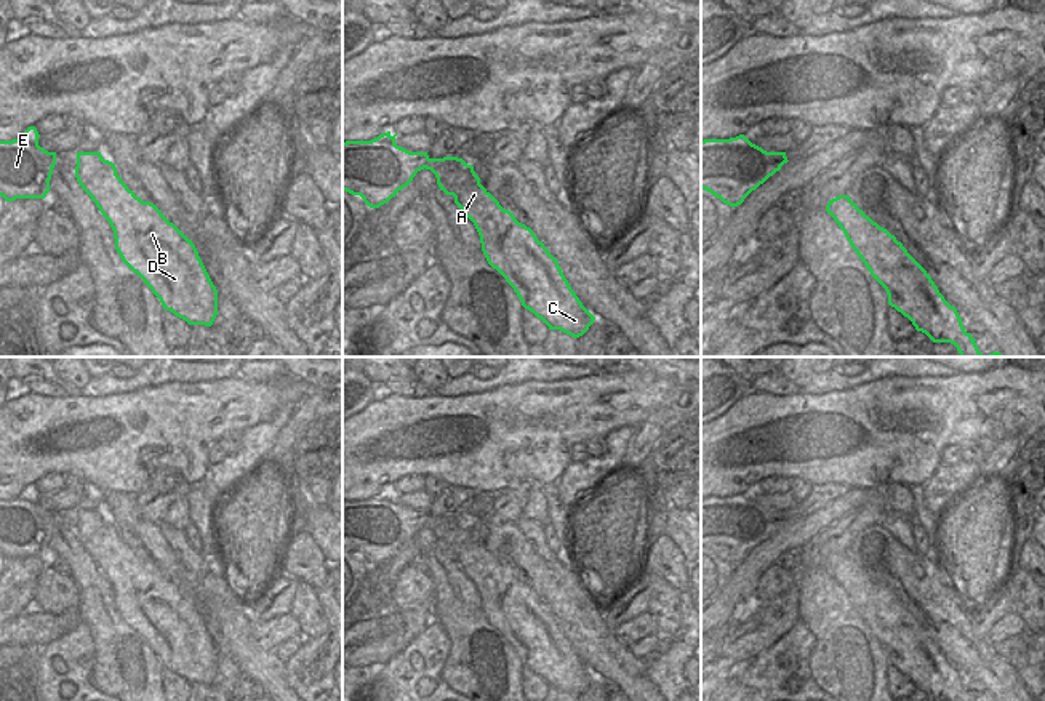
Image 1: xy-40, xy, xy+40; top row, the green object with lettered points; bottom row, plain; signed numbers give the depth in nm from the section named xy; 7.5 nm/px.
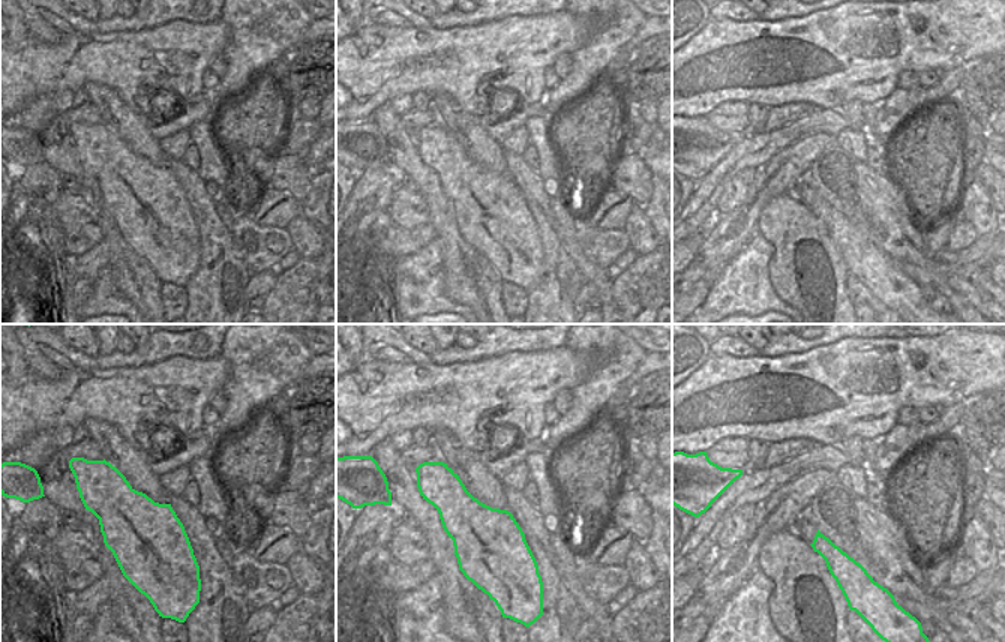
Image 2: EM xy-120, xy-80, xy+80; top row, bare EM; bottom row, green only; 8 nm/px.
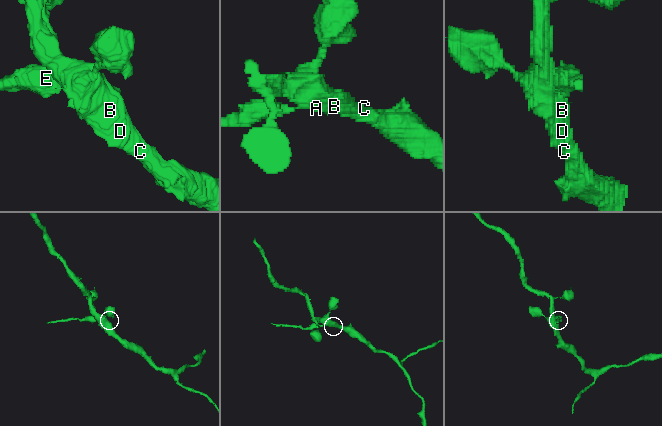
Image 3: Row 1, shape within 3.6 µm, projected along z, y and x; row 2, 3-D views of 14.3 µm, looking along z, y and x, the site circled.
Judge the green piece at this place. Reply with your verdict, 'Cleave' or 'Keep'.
Cleave

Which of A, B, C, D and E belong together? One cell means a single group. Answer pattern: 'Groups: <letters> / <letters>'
Groups: A B C D / E

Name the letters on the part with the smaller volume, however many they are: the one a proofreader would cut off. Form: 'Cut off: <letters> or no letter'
Cut off: E

